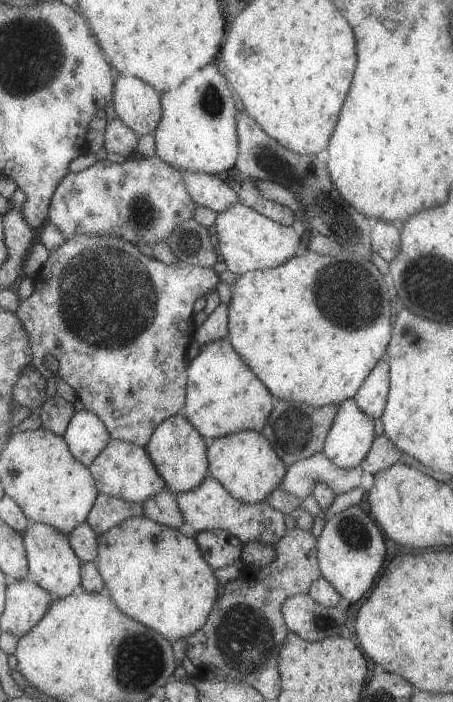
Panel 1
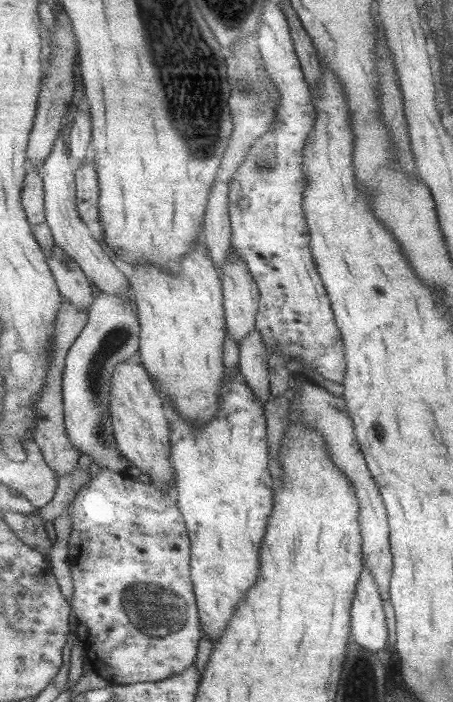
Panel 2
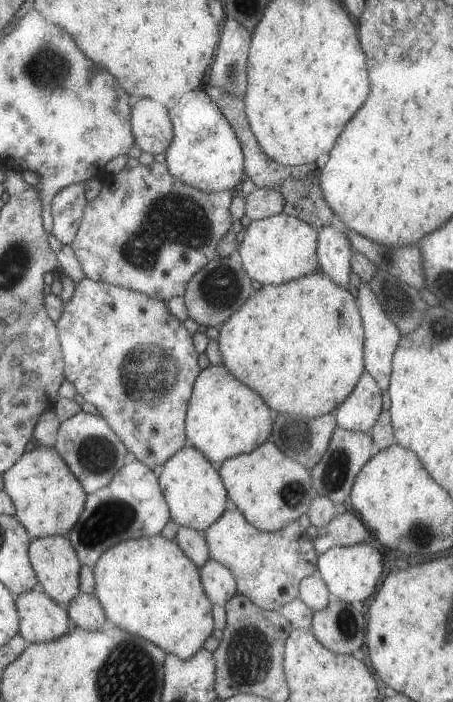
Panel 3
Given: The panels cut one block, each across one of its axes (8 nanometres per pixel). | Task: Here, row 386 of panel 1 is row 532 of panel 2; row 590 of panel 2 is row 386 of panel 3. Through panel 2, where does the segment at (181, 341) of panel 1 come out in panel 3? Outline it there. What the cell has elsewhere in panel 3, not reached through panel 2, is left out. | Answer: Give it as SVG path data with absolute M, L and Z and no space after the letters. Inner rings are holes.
M86 277L86 280L77 283L76 298L67 303L65 315L57 324L60 329L63 351L67 360L67 380L72 381L76 385L84 401L95 405L100 410L101 414L108 419L108 422L110 422L116 429L116 432L119 433L120 438L128 445L130 452L132 452L133 459L140 459L148 466L159 471L161 468L164 468L165 464L170 459L174 459L179 452L182 452L189 446L190 440L187 433L187 418L197 380L200 378L200 375L203 374L203 370L202 366L200 366L200 352L198 352L198 348L196 348L194 334L186 328L184 321L180 320L176 314L170 312L166 301L157 299L149 294Z

